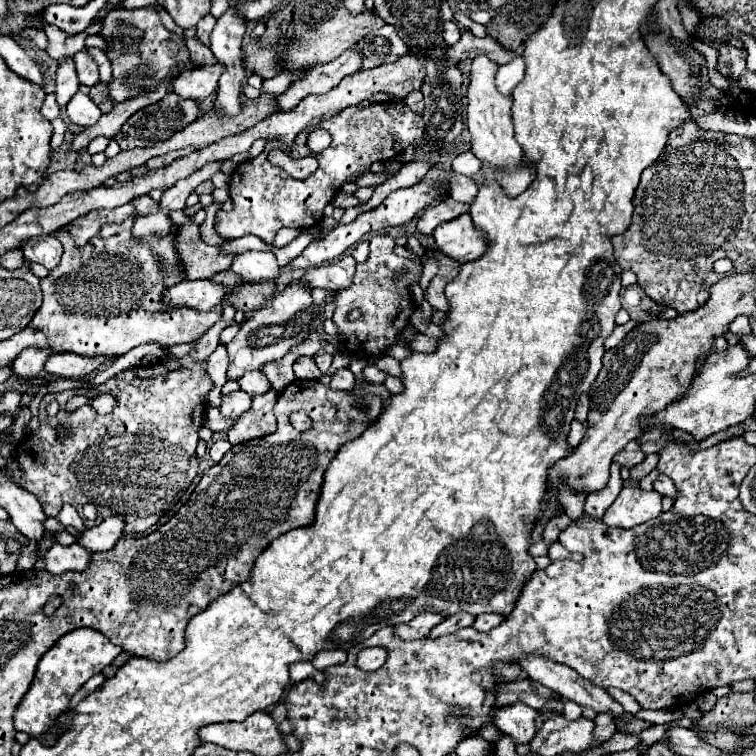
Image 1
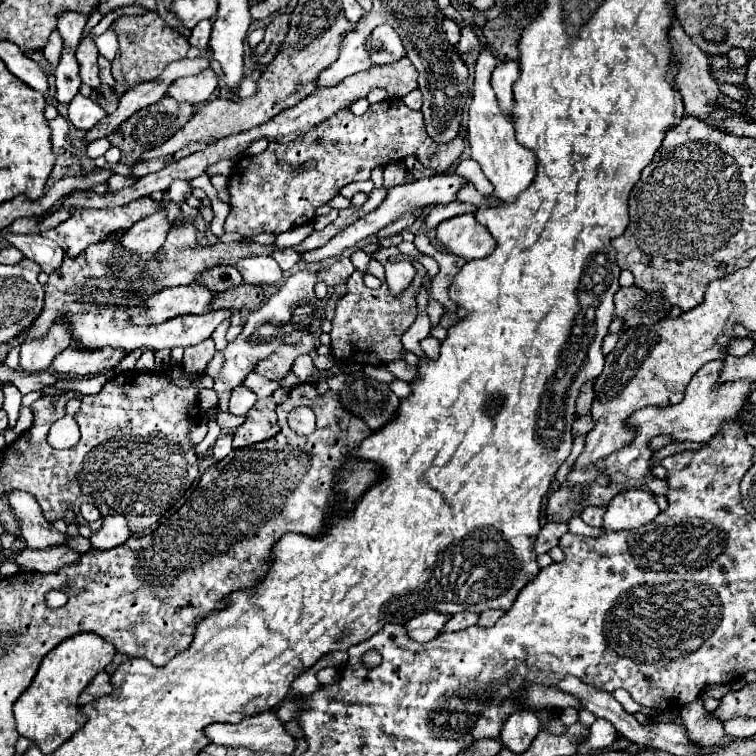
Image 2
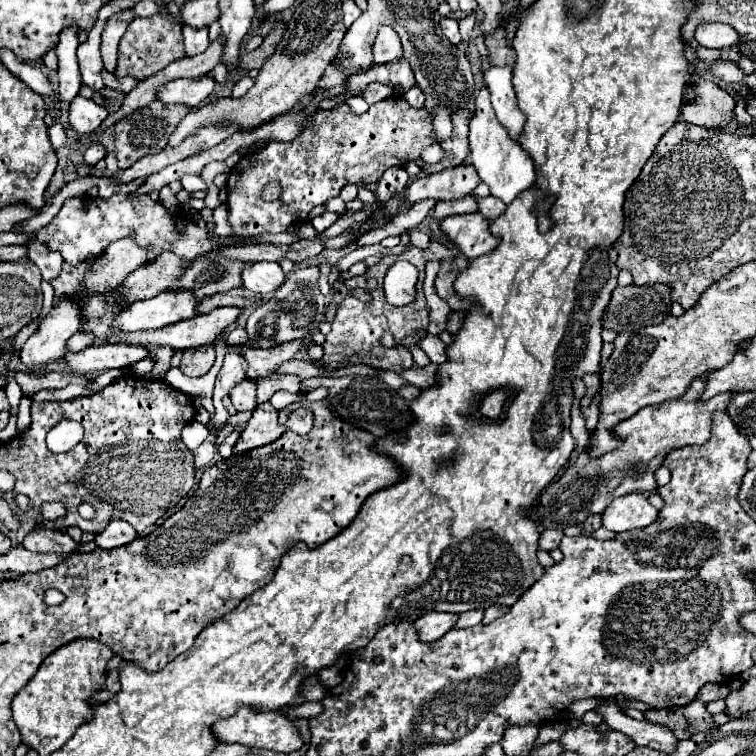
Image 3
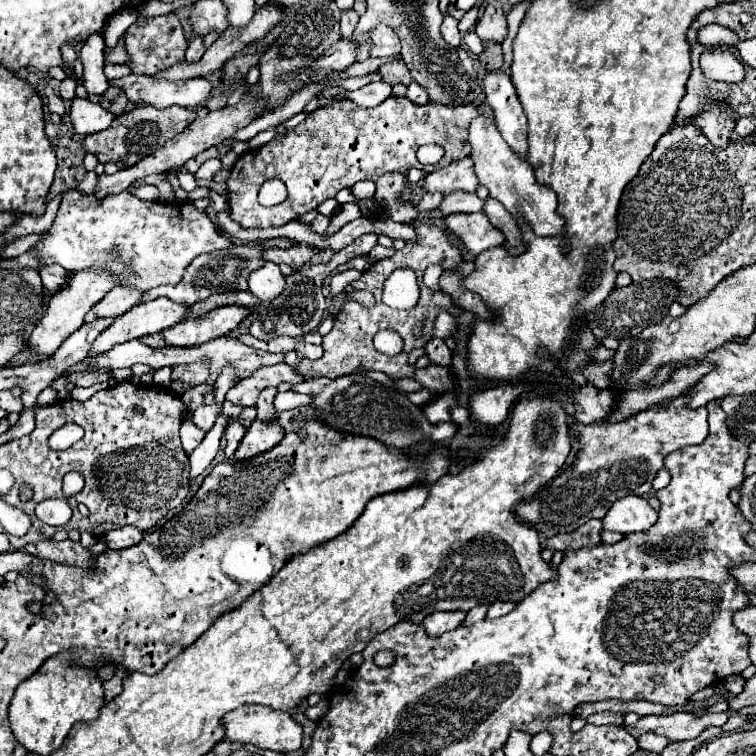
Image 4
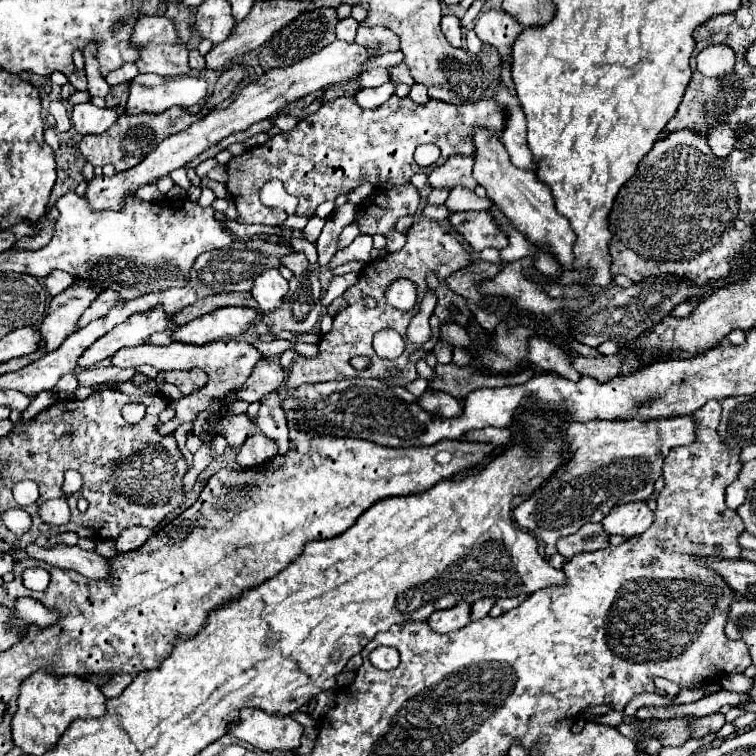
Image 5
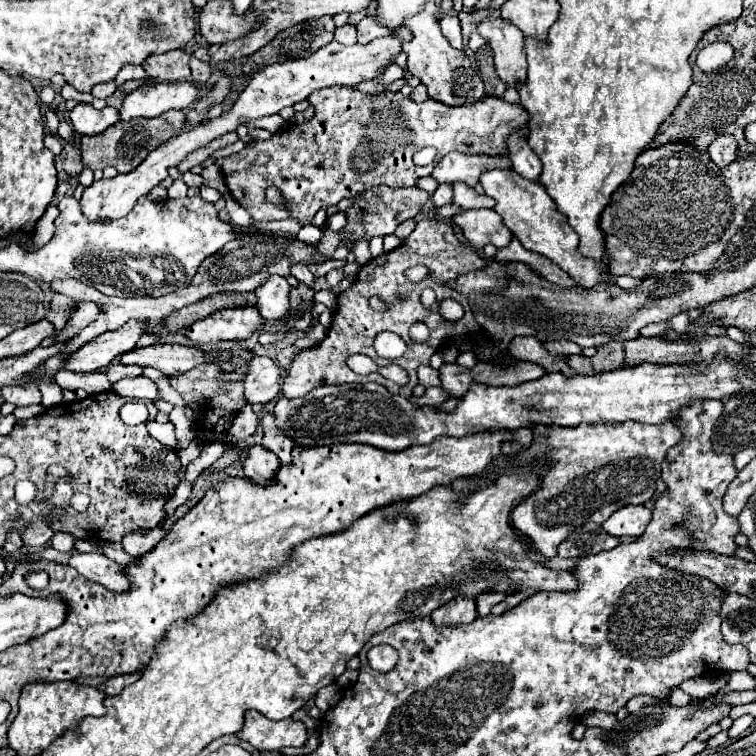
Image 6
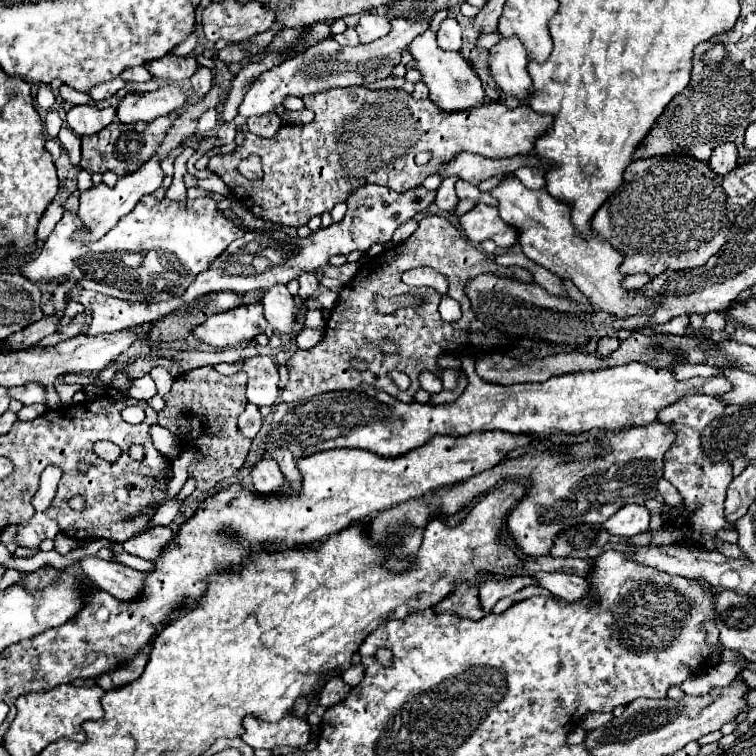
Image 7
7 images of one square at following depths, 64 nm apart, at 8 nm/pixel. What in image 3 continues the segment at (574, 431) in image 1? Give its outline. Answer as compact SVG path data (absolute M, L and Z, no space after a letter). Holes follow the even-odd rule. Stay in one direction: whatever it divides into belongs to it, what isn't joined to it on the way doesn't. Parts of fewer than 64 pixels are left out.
M594 394L590 406L582 408L582 416L585 420L585 426L588 430L596 428L596 422L598 422L598 416L600 416L600 394Z

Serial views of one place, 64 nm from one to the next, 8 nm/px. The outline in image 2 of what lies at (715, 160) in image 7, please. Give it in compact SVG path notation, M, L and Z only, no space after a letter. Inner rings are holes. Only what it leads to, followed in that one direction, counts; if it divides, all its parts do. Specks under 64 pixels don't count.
M674 20L674 28L670 30L670 42L672 42L672 52L674 56L680 60L680 68L676 72L676 84L678 84L678 90L682 92L682 98L684 98L684 108L686 108L686 114L688 116L694 116L698 120L706 120L710 118L712 110L718 108L718 98L722 96L718 84L714 82L714 78L710 76L710 70L708 70L708 58L700 52L700 48L686 36L686 32L680 28L680 22Z

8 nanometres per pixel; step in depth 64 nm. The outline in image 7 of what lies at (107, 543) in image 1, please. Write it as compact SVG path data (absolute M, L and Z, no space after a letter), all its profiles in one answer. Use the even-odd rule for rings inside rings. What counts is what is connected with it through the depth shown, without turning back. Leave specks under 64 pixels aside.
M156 526L140 536L126 540L122 546L134 556L140 556L144 560L156 560L156 556L160 556L160 552L172 542L172 536L174 532L168 526Z

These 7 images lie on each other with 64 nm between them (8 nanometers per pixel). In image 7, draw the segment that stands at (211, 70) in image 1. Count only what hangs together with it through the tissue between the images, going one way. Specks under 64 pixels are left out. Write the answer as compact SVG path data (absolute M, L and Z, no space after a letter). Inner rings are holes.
M164 86L154 92L128 94L120 100L116 108L116 116L122 124L132 122L152 122L164 114L170 114L186 104L186 90L178 86Z

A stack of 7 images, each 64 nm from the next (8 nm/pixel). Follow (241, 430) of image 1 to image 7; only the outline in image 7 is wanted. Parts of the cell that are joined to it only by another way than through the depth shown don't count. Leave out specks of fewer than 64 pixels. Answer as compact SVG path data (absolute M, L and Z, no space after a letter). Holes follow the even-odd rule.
M262 458L254 468L252 468L252 480L256 486L256 492L262 496L274 496L274 494L284 494L284 476L278 468L278 464L272 458Z

